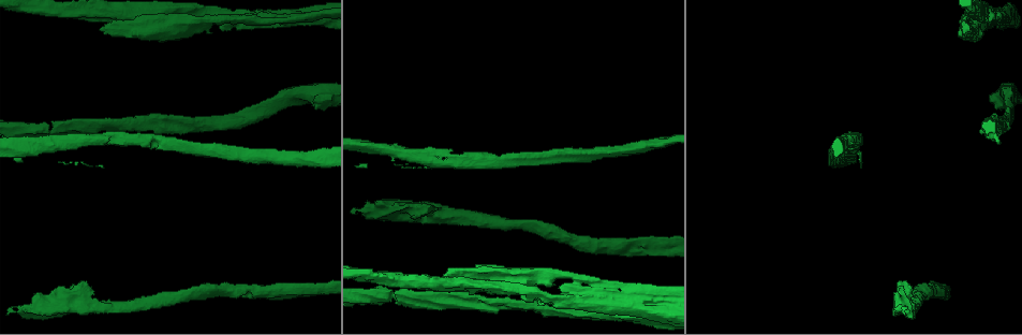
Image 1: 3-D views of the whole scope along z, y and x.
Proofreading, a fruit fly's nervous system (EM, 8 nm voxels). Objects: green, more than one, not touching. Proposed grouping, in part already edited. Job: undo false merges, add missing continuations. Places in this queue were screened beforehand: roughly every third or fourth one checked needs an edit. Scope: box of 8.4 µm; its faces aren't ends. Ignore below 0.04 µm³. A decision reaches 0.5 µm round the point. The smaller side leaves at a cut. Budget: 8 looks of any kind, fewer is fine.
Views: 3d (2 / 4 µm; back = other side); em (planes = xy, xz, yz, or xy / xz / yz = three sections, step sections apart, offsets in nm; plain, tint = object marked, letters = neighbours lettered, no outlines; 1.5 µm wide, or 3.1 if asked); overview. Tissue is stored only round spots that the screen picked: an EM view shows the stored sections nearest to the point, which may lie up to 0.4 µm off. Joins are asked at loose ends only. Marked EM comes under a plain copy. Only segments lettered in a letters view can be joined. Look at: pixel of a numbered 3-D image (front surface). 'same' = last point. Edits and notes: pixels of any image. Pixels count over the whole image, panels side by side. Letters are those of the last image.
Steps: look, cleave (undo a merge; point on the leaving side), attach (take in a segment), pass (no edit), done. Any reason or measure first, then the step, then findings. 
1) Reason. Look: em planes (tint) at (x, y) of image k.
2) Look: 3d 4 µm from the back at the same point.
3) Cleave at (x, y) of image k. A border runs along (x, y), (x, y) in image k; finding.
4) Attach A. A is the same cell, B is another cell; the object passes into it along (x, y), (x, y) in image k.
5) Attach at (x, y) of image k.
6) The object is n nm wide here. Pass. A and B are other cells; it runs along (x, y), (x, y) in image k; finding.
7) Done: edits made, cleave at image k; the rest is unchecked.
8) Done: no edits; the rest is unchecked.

Calibre changes. Look: em planes (tint) at (1006, 94) of image 1.

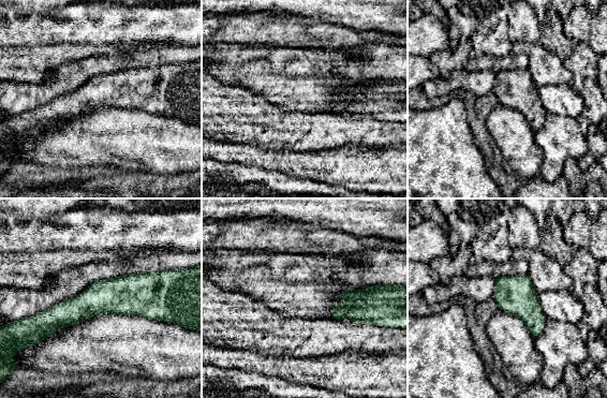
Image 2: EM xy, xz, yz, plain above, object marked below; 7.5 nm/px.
Look: em planes (letters) at the same point.

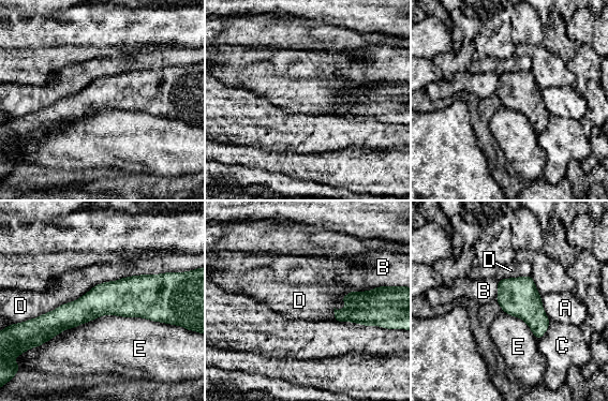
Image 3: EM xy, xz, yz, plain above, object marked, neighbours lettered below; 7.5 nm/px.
Pass. A, B, C, D and E are other cells; it runs along (166, 298), (105, 298), (40, 320) in image 3; all the same neuron.

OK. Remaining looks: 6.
Side arm on a straight run. Look: em planes (letters) at (585, 296) of image 1.

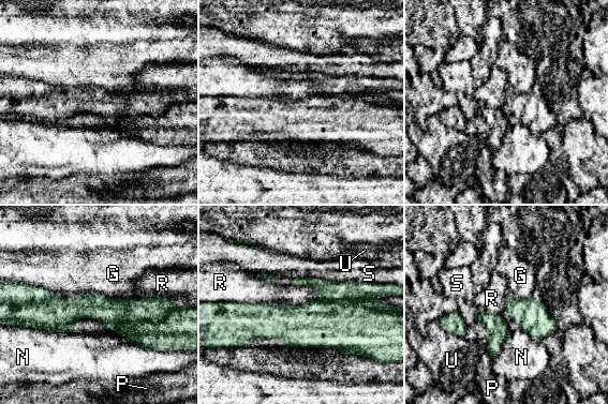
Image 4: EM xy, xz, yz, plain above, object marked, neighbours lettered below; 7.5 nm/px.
The longest contact is with G, 800 nm. Cleave at (173, 333) of image 4. G, N, P, R, S and U are other cells; a border runs along (169, 312), (159, 322), (115, 325) in image 4; a second neuron is stuck on.

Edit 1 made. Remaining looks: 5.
Done: edits made, cleave at image 4; the rest is unchecked.

